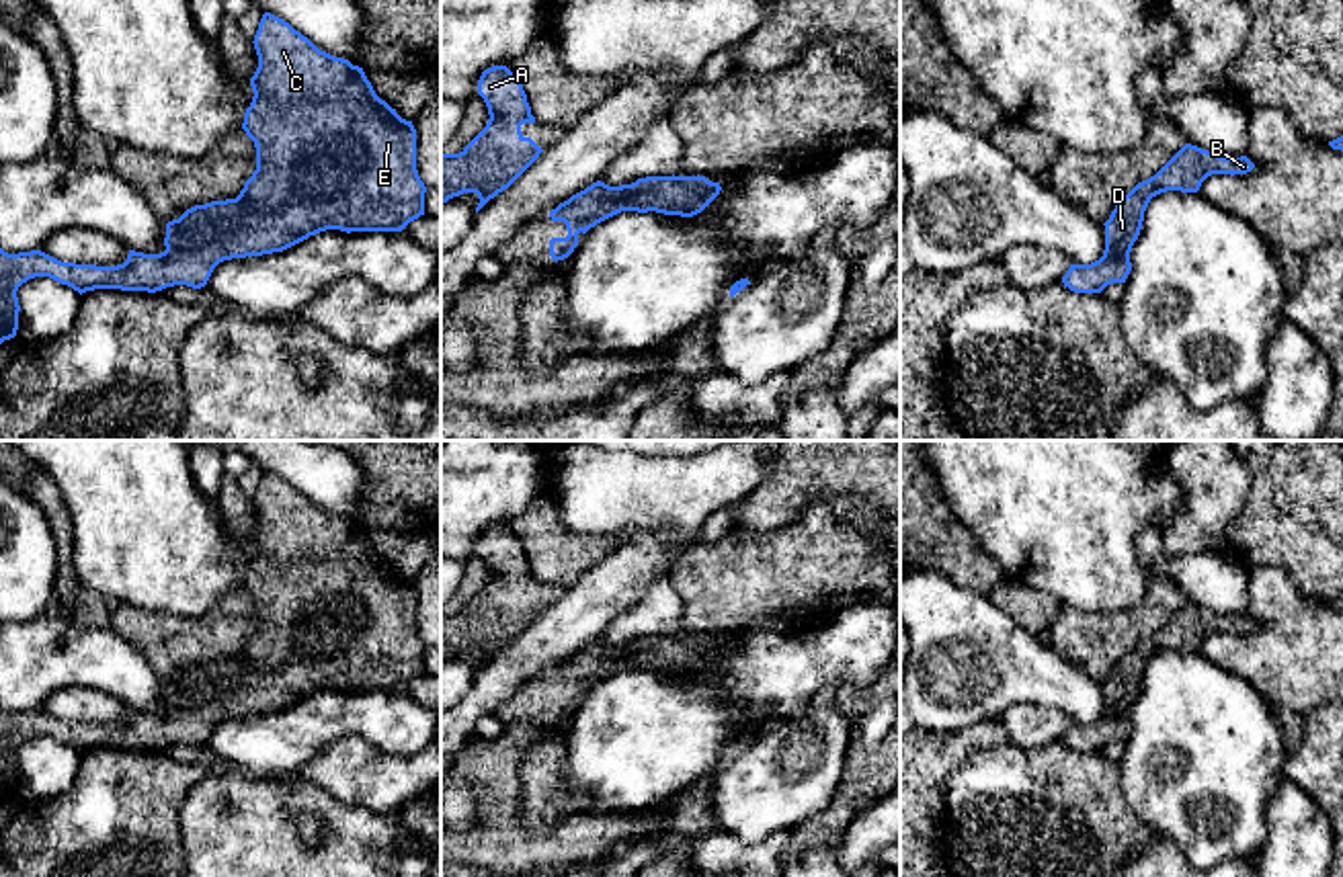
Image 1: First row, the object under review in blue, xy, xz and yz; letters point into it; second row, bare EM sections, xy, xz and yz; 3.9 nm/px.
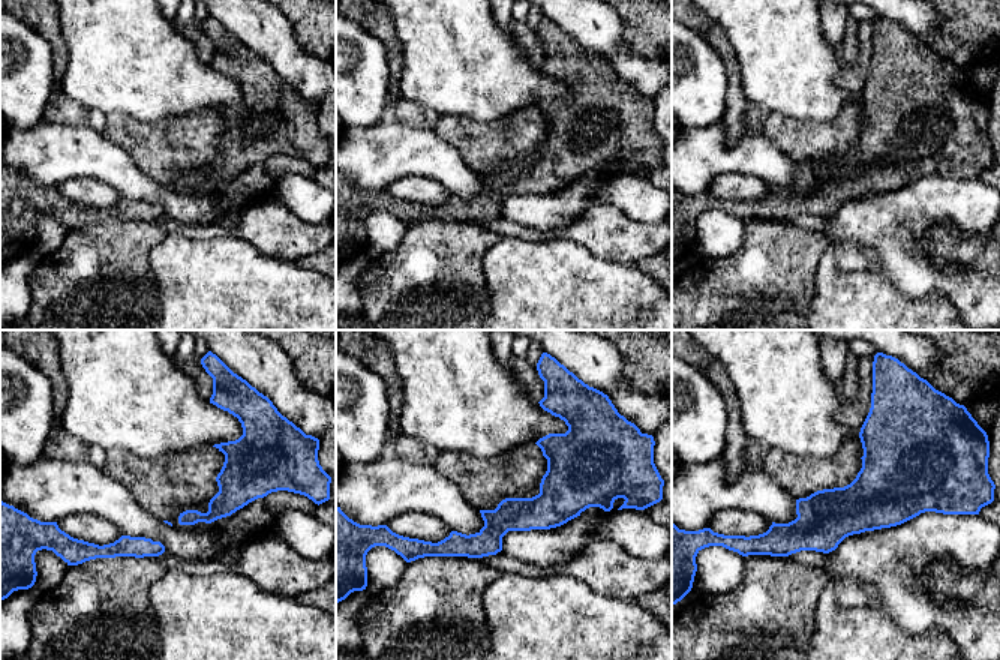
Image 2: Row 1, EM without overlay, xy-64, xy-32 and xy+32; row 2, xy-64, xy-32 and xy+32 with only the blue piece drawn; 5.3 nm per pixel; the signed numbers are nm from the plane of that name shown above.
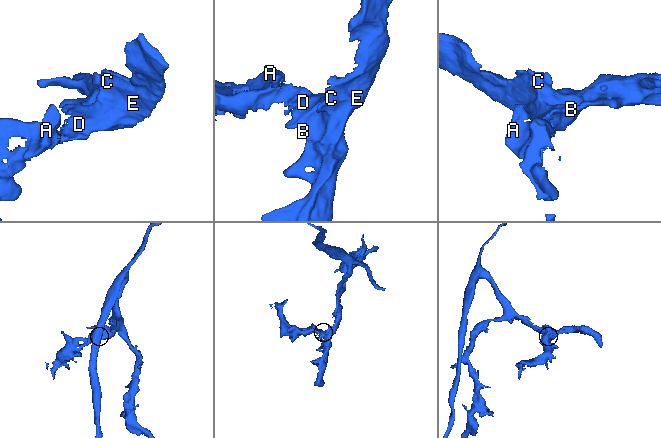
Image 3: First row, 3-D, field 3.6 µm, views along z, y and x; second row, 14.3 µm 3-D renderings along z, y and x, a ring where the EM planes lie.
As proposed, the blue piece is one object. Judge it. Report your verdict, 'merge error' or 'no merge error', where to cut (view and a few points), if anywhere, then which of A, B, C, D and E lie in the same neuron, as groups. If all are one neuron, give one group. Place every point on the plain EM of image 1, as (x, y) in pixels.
no merge error; cut none; groups A B C D E

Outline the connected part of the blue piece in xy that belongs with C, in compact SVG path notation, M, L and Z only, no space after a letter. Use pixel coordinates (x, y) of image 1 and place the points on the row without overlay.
M271 471L262 473L252 502L258 527L250 537L254 555L244 572L242 588L254 600L256 629L240 654L187 668L178 678L166 682L164 711L129 709L127 719L117 725L62 721L41 709L8 713L0 707L0 803L16 795L21 770L16 750L35 736L49 736L80 754L94 748L156 752L174 744L201 748L223 719L283 711L326 688L402 691L424 674L426 645L416 629L416 588L412 580L402 578L375 553L363 527L320 510L308 496Z

